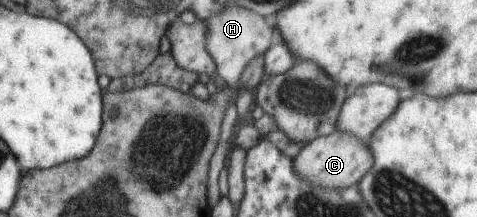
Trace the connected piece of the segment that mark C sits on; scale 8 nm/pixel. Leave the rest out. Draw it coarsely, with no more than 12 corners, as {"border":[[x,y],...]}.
{"border":[[332,131],[292,159],[312,186],[356,185],[372,167],[366,143]]}

